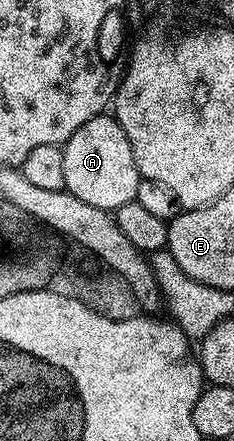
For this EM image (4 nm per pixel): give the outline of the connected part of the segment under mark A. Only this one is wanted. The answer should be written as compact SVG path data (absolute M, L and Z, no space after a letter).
M112 115L88 119L76 135L72 135L62 146L64 155L64 183L66 190L92 207L107 211L119 209L124 203L134 200L140 180L136 159L132 155L132 143L124 135L124 127Z

